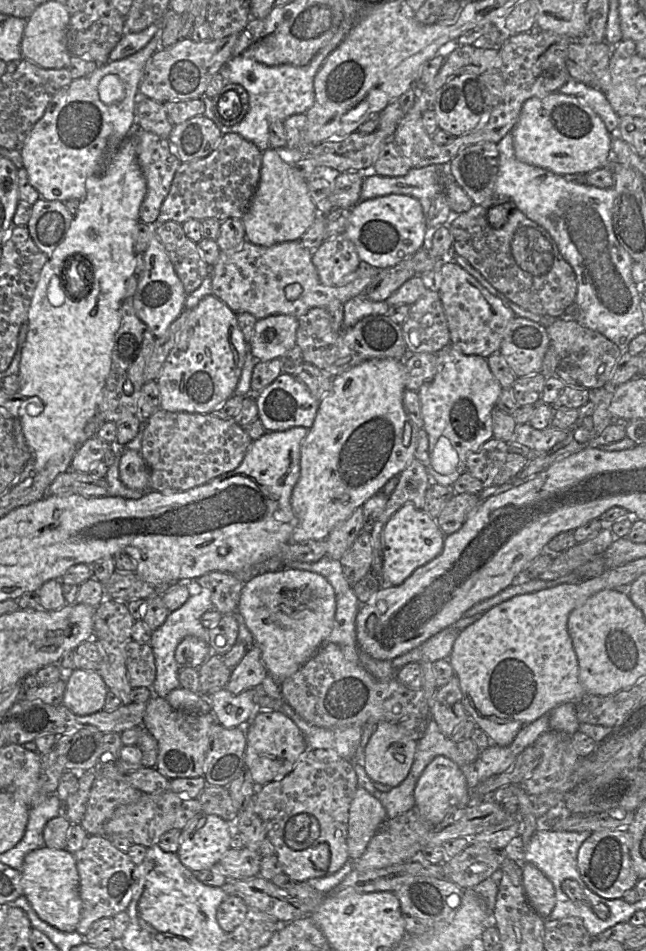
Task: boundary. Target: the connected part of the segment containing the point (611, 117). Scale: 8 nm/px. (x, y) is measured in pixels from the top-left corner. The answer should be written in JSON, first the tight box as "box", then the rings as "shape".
{"box":[558,79,619,133],"shape":[[[570,79],[558,92],[581,100],[601,118],[609,133],[618,133],[619,116],[613,110],[602,91],[589,87],[582,82]]]}

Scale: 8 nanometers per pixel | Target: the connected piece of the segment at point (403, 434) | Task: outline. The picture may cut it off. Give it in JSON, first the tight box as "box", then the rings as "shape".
{"box":[289,358,419,543],"shape":[[[393,358],[370,359],[332,378],[330,390],[321,398],[313,426],[309,429],[307,436],[302,442],[300,451],[300,477],[293,488],[291,496],[291,506],[297,518],[297,525],[289,542],[301,543],[308,540],[325,540],[338,523],[348,518],[357,508],[362,507],[372,496],[377,495],[391,478],[399,476],[415,459],[419,429],[404,411],[403,394],[405,390],[403,361]]]}

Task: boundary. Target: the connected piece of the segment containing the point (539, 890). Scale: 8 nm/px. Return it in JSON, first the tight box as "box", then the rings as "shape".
{"box":[522,864,556,919],"shape":[[[522,864],[523,887],[532,909],[542,918],[548,919],[556,904],[552,882],[534,865]]]}

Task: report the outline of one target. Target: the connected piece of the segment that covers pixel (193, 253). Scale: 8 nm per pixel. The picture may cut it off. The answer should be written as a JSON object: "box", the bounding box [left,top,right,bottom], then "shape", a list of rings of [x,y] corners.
{"box":[155,221,210,295],"shape":[[[174,221],[157,223],[155,234],[164,246],[186,294],[189,295],[210,274],[210,266],[203,260],[197,243],[185,235],[181,224]]]}

